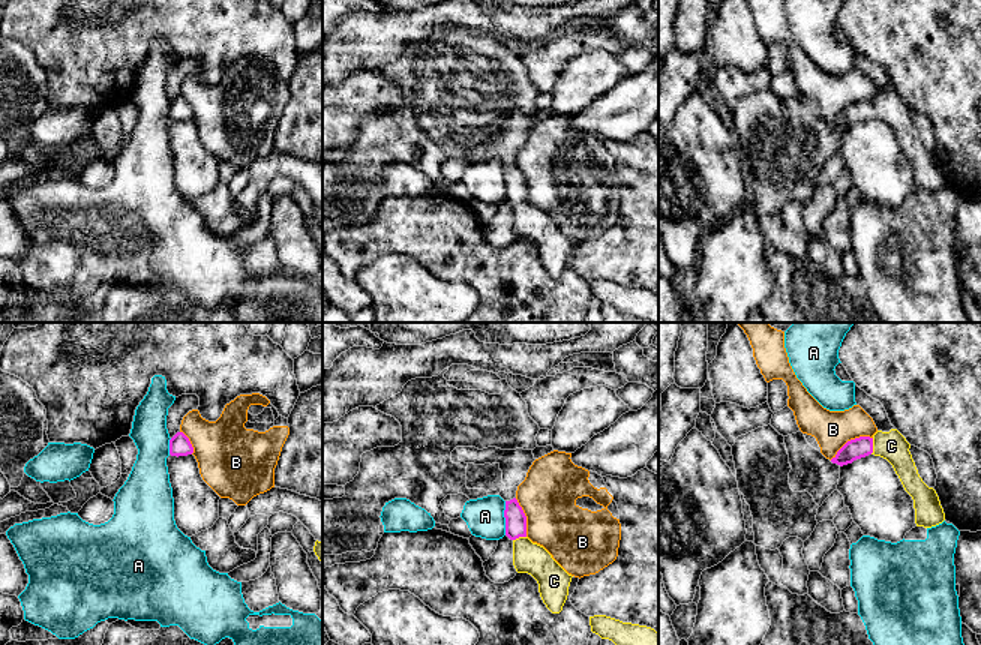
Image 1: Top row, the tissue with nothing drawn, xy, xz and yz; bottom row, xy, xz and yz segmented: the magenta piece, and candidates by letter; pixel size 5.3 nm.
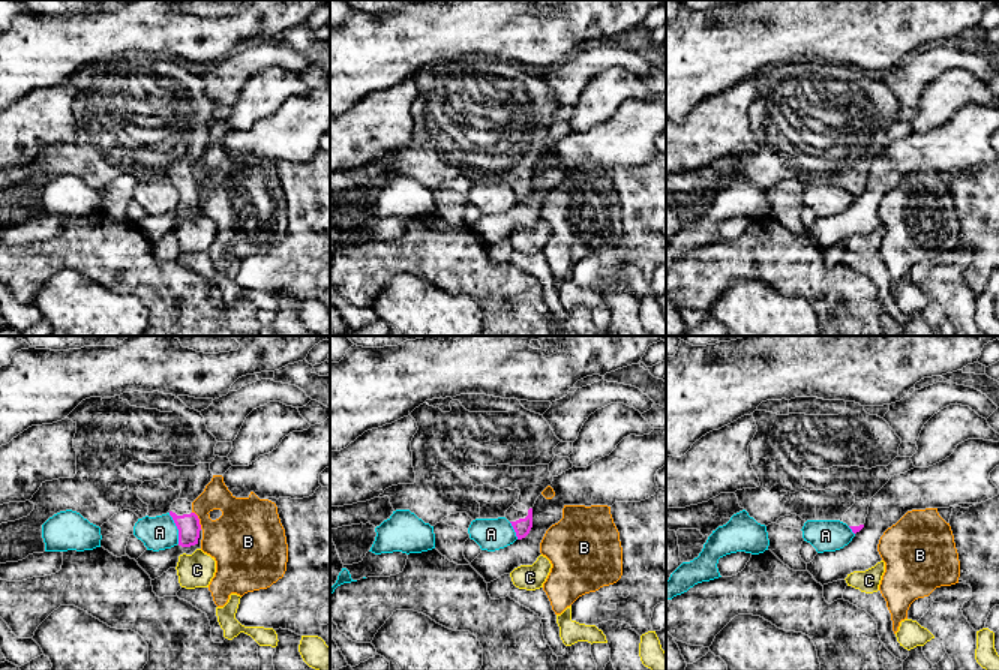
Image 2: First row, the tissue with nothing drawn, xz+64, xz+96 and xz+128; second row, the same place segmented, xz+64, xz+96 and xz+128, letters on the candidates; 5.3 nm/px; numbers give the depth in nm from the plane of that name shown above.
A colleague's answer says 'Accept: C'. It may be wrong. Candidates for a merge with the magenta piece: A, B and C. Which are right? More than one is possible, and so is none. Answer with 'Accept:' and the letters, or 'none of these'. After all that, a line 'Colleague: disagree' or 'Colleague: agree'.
Accept: C
Colleague: agree

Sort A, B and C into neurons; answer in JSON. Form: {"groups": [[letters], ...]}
{"groups": [["A"], ["B"], ["C"]]}

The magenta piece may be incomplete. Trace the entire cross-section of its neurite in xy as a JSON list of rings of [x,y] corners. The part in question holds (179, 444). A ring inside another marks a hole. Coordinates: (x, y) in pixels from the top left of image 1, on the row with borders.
[[[177,432],[170,440],[170,454],[171,456],[188,456],[194,453],[194,447],[189,441],[189,438],[183,432]]]

